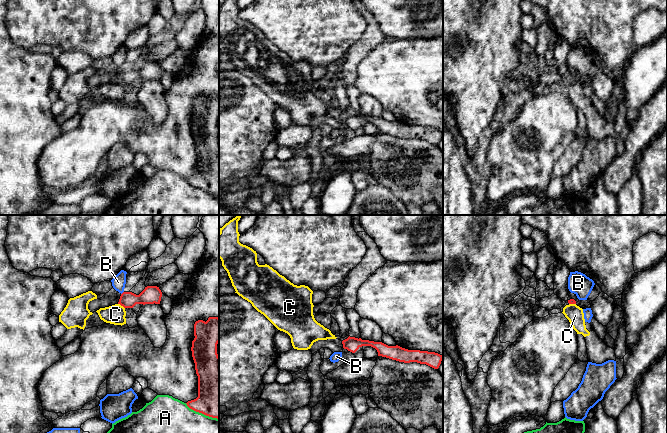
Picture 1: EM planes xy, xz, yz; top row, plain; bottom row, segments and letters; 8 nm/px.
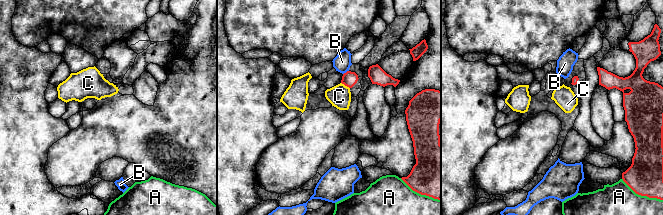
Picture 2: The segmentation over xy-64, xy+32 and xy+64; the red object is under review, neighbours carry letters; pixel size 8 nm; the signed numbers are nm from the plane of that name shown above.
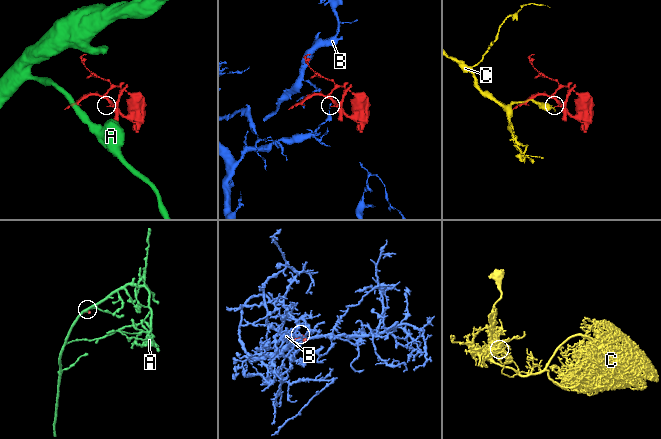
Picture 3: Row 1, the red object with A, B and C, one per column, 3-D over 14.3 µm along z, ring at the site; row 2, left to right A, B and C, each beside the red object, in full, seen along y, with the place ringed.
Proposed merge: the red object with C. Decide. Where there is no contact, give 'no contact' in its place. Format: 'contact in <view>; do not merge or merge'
contact in xy; do not merge

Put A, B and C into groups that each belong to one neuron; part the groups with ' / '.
A / B / C

